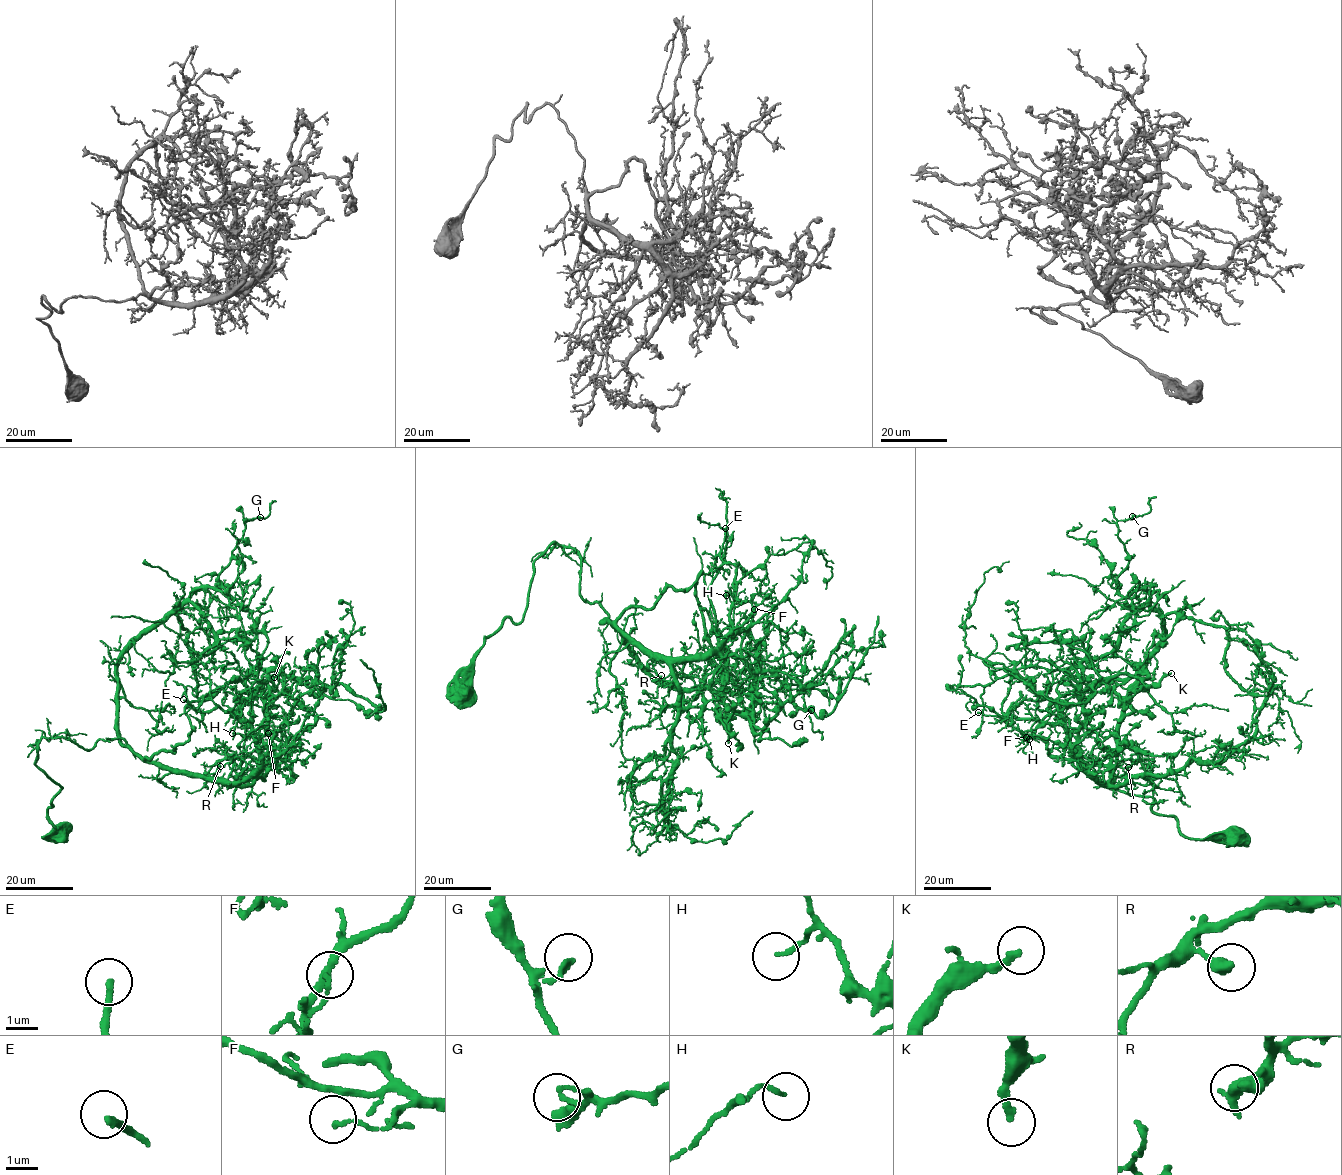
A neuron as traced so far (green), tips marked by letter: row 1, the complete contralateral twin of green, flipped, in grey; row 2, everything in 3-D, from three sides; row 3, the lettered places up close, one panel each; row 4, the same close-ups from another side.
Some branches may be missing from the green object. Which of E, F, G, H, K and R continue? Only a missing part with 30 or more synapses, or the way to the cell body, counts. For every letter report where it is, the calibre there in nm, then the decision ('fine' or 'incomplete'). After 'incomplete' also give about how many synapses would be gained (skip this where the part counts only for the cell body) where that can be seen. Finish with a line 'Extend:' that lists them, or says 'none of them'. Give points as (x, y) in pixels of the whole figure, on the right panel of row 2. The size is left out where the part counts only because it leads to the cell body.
E: (978, 712) | 240 nm | incomplete | 30 syn
F: (1026, 737) | 110 nm | fine
G: (1132, 516) | 150 nm | fine
H: (1029, 739) | 110 nm | fine
K: (1171, 673) | 220 nm | fine
R: (1128, 767) | 400 nm | fine
Extend: E

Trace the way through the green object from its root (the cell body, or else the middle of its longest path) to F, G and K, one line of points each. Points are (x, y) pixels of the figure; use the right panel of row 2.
F: (1235, 837), (1189, 839), (1068, 752), (1104, 760), (1107, 746), (1105, 784), (1067, 745), (1026, 737)
G: (1235, 837), (1189, 839), (1068, 752), (1116, 752), (1163, 635), (1146, 590), (1118, 590), (1132, 516)
K: (1235, 837), (1189, 839), (1068, 752), (1107, 746), (1088, 766), (1031, 736), (1106, 680), (1171, 673)

